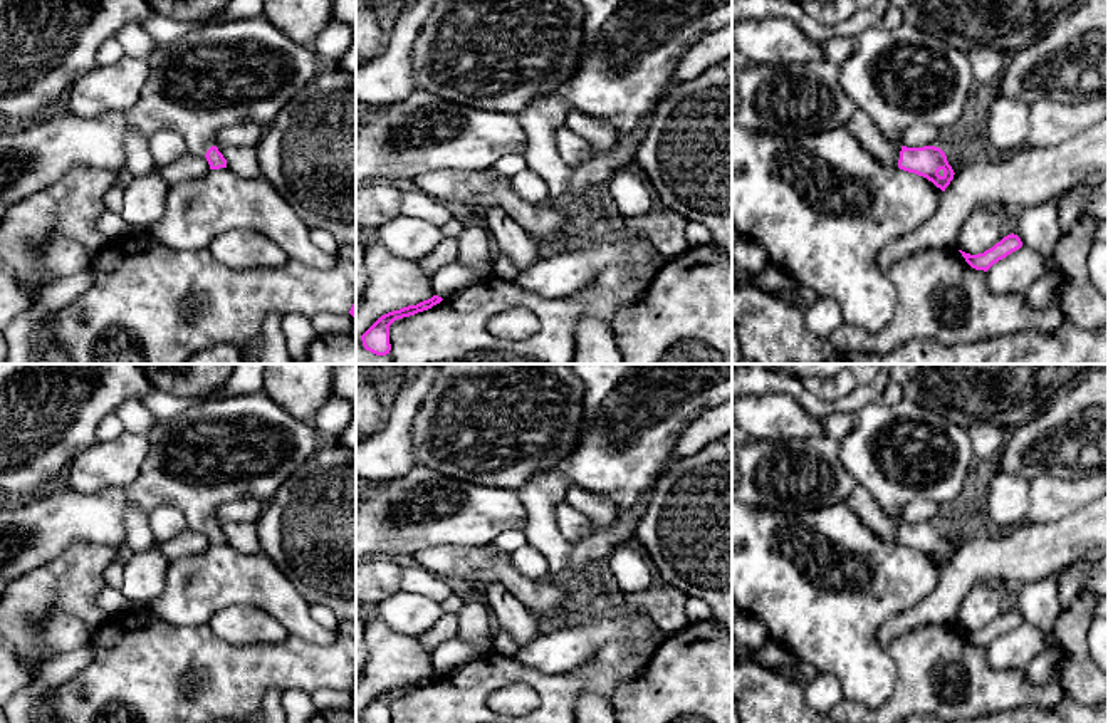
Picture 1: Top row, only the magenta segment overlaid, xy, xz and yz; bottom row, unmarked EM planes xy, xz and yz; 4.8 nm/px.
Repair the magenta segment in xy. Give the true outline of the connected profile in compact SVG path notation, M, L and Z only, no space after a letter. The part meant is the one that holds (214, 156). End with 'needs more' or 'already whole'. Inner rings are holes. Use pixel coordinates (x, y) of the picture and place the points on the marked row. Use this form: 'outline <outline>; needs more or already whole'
outline M264 13L188 32L180 40L158 44L144 59L148 81L131 109L94 117L52 111L0 131L0 210L57 183L74 166L126 174L124 138L129 129L148 138L163 129L175 131L185 139L190 154L206 158L210 169L227 168L227 159L215 146L217 134L247 122L267 129L321 70L314 50L289 39Z; needs more

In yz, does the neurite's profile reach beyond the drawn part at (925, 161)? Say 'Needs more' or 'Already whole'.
Already whole

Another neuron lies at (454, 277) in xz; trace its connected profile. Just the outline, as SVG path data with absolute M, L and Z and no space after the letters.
M458 258L452 263L442 267L435 272L430 280L435 295L442 299L452 297L455 292L460 292L480 280L485 280L494 275L494 268L477 270L473 267L463 265Z

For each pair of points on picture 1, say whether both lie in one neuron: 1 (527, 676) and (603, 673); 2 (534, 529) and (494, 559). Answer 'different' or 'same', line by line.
1: same
2: different

